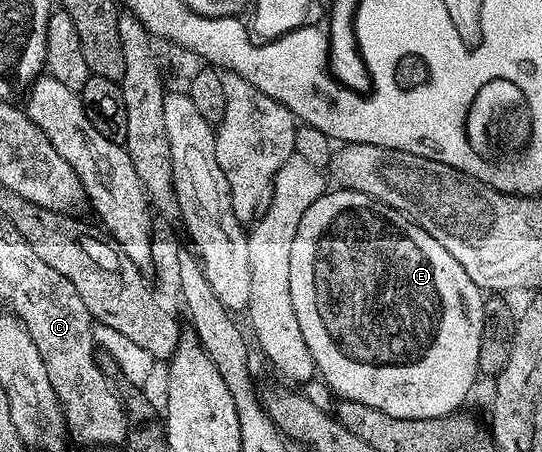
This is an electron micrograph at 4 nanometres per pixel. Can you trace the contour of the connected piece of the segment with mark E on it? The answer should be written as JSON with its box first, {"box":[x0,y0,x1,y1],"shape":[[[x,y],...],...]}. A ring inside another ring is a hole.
{"box":[288,188,486,419],"shape":[[[335,188],[322,194],[312,207],[300,219],[300,227],[296,227],[296,240],[292,243],[292,264],[288,266],[288,287],[292,287],[292,308],[296,310],[296,320],[300,322],[300,335],[304,335],[304,343],[308,343],[308,351],[312,351],[314,368],[339,398],[356,403],[364,403],[368,407],[376,407],[376,411],[384,411],[384,415],[396,415],[396,419],[446,419],[453,409],[462,405],[462,400],[470,393],[474,380],[479,380],[478,360],[480,359],[480,343],[482,328],[486,314],[486,301],[483,290],[478,288],[472,279],[468,279],[468,271],[428,235],[417,223],[411,221],[405,213],[396,211],[376,199],[355,189]]]}

